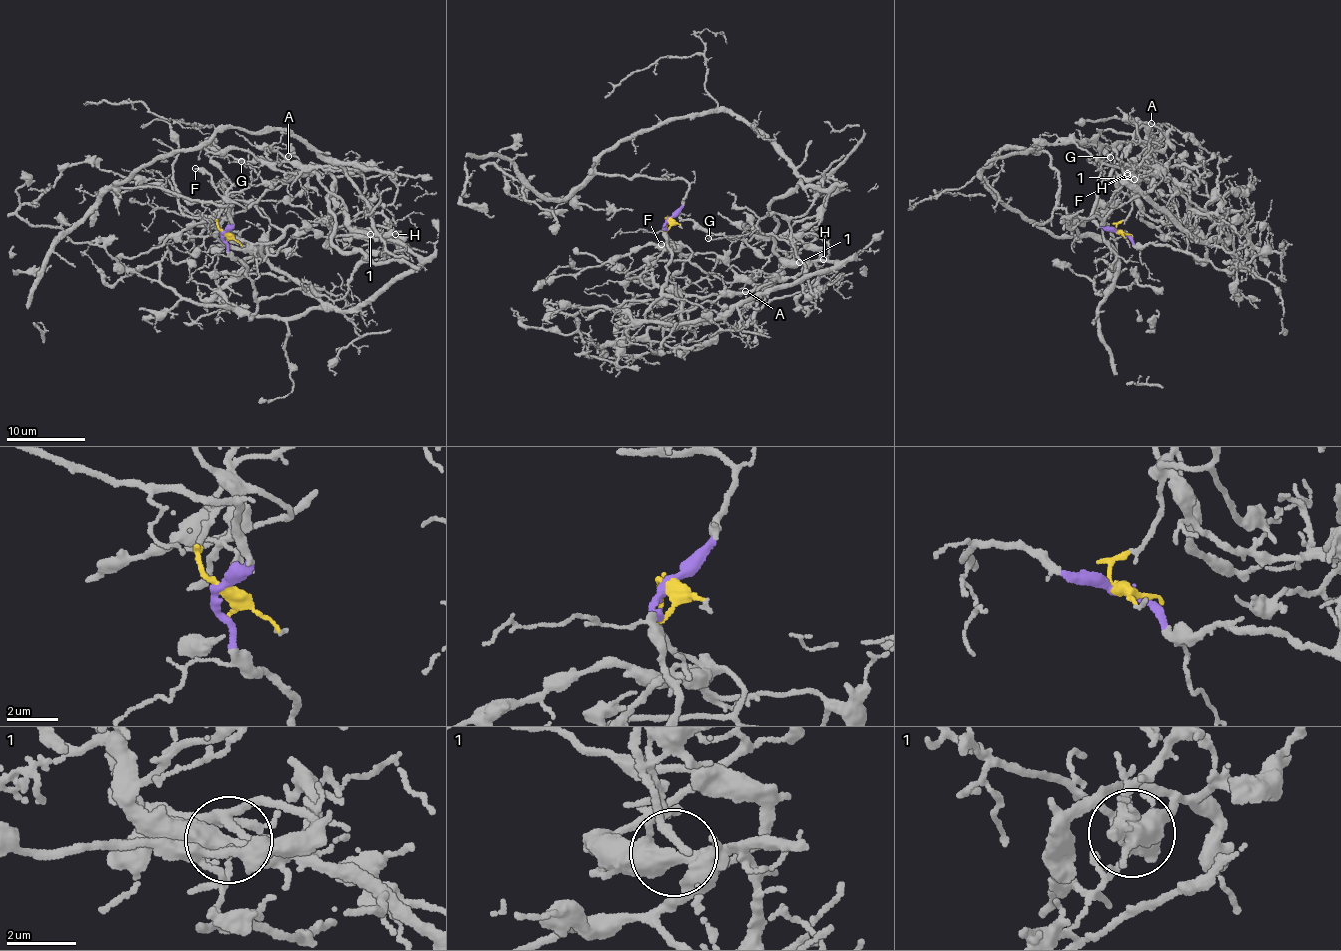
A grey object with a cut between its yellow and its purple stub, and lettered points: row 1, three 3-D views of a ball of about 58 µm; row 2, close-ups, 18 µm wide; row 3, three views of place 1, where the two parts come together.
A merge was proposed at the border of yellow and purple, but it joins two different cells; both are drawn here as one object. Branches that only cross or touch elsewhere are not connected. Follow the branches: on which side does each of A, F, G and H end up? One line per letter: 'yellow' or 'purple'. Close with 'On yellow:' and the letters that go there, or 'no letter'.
A: yellow
F: yellow
G: yellow
H: yellow
On yellow: A, F, G, H

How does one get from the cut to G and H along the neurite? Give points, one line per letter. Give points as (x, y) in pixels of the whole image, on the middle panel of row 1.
G: (669, 220), (666, 218), (666, 234), (686, 254), (724, 256), (742, 237), (742, 240), (708, 238)
H: (669, 220), (686, 254), (724, 256), (742, 237), (784, 261), (823, 259)

